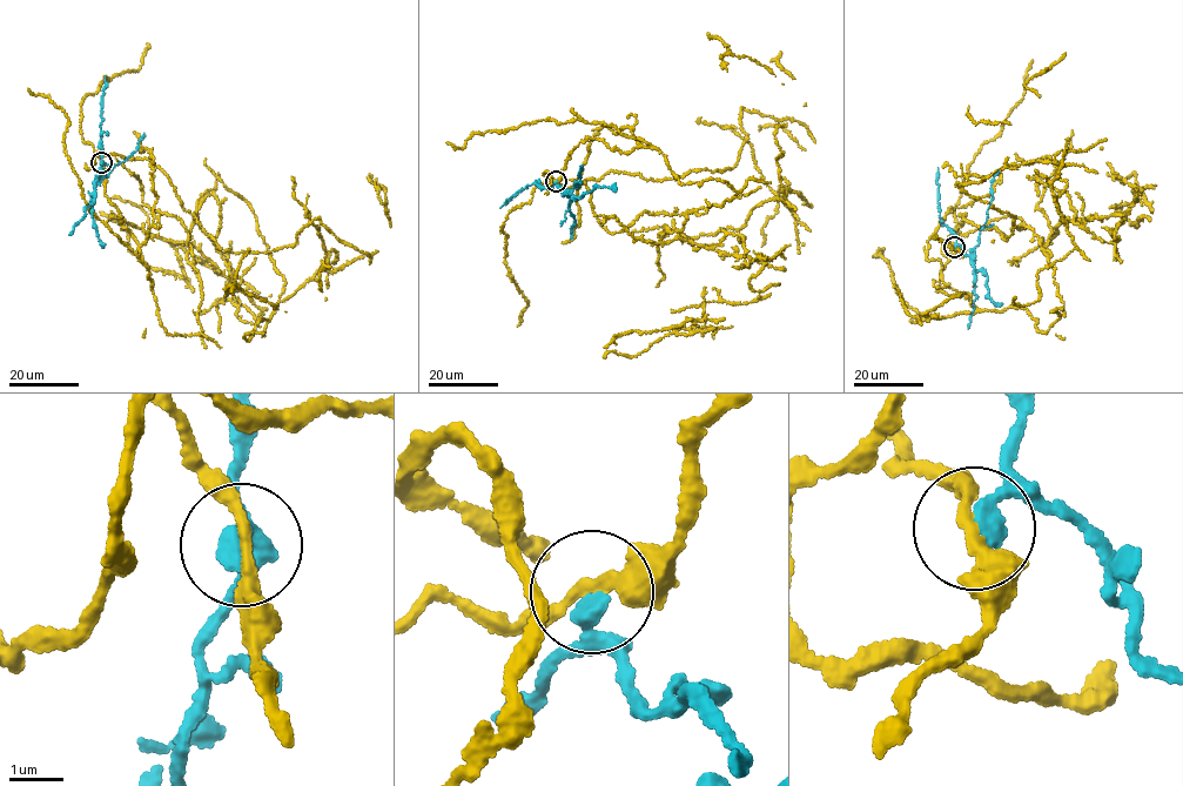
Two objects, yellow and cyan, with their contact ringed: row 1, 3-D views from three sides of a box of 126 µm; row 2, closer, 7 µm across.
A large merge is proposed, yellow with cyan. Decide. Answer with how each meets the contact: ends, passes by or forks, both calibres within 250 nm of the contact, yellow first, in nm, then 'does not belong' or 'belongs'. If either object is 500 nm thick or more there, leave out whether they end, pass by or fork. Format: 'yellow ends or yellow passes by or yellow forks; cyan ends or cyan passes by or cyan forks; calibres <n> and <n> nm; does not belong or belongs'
yellow passes by; cyan ends; calibres 240 and 400 nm; does not belong

